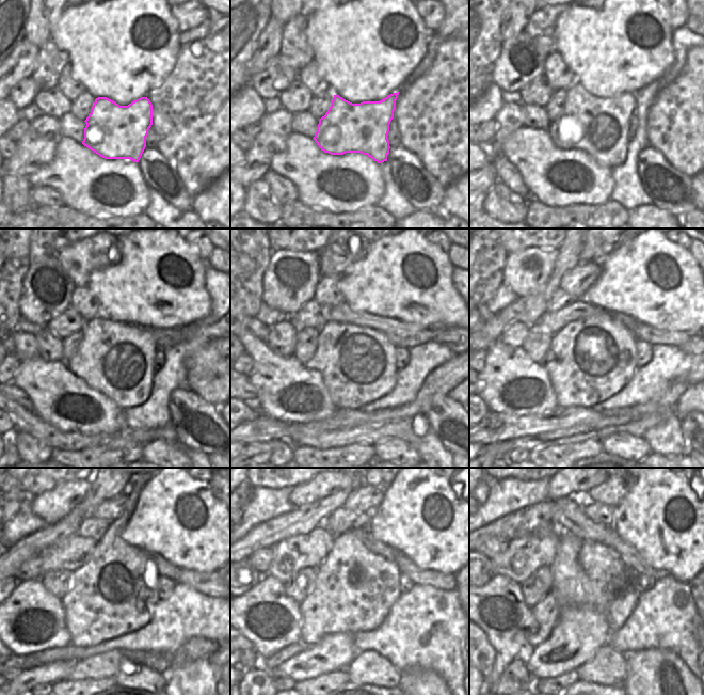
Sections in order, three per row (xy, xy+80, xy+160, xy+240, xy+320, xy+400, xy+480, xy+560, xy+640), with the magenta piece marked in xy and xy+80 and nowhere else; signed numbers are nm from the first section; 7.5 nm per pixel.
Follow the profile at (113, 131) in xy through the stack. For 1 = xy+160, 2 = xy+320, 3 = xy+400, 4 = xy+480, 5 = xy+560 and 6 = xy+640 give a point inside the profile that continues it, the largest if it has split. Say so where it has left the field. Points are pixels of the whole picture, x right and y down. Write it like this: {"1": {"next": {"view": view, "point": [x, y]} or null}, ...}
{"1": {"next": {"view": "xy+160", "point": [598, 126]}}, "2": {"next": {"view": "xy+320", "point": [357, 365]}}, "3": {"next": {"view": "xy+400", "point": [589, 361]}}, "4": {"next": {"view": "xy+480", "point": [114, 594]}}, "5": {"next": {"view": "xy+560", "point": [355, 588]}}, "6": {"next": {"view": "xy+640", "point": [605, 574]}}}

